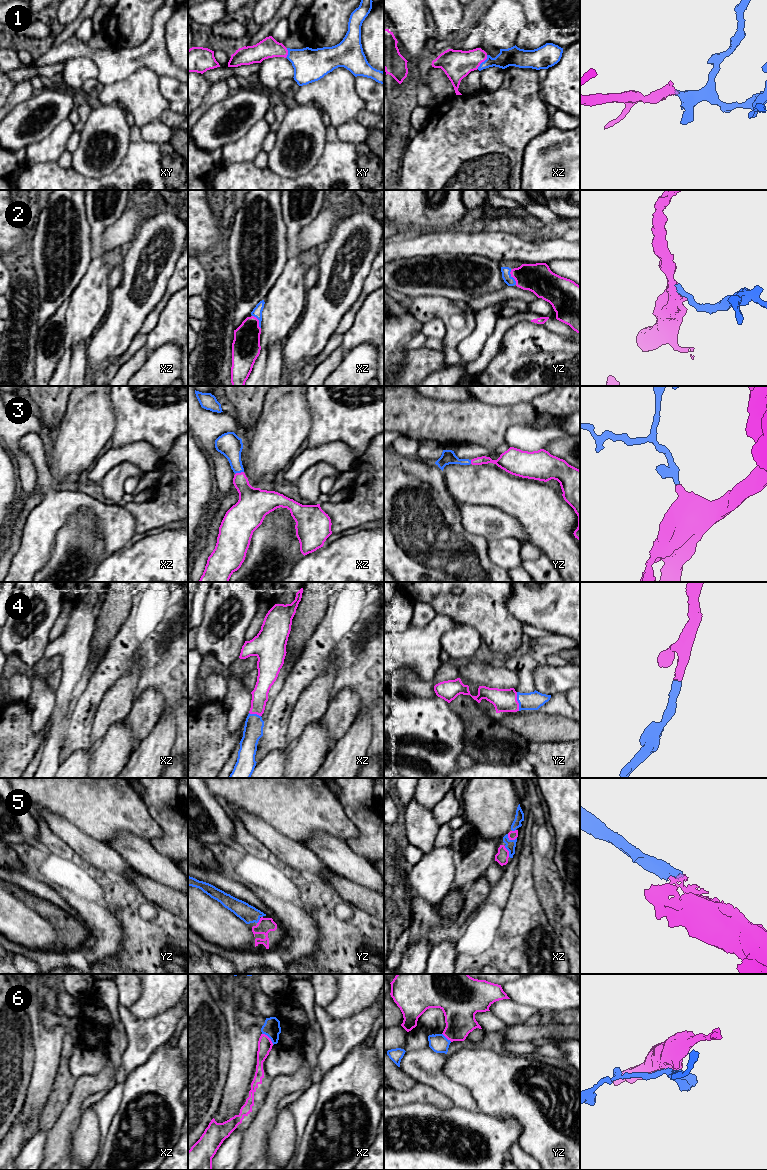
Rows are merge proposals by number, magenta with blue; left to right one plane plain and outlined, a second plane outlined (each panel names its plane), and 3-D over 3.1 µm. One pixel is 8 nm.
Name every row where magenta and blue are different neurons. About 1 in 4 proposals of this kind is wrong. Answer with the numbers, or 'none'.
6

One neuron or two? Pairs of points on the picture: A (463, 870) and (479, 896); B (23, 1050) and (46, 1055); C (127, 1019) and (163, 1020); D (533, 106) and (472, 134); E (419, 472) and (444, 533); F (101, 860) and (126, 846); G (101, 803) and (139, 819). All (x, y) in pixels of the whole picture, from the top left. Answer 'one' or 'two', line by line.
A: two
B: two
C: one
D: one
E: one
F: two
G: one

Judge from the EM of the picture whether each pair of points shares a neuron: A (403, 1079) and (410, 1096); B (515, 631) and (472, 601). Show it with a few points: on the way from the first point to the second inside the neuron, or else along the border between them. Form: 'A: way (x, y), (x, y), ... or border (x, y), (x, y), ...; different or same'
A: border (417, 1082), (408, 1089), (394, 1089); different
B: way (504, 631), (483, 610); same

